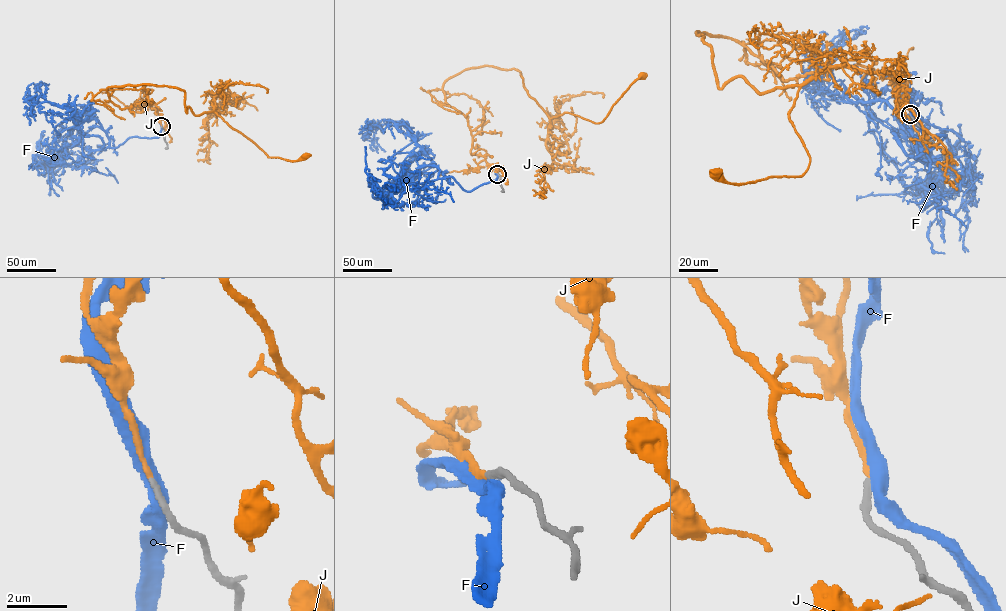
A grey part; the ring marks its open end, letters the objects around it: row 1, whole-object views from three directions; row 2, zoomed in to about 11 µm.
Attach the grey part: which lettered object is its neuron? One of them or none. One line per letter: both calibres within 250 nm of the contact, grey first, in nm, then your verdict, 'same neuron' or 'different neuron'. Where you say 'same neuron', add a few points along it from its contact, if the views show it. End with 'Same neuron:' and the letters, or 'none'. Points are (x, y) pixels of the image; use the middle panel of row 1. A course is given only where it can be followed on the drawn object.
F: 240/420 nm | different neuron
J: 220/170 nm | same neuron | via (497, 174), (470, 152), (467, 119), (445, 101), (448, 79), (516, 69), (550, 118), (599, 123), (642, 75)
Same neuron: J

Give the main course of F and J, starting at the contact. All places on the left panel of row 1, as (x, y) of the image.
F: (161, 126), (158, 137), (130, 137), (111, 148), (97, 119), (74, 117), (54, 103), (31, 106), (35, 120)
J: (161, 126), (149, 103), (121, 109), (106, 89), (180, 88), (186, 113), (214, 112), (268, 157), (306, 155)

